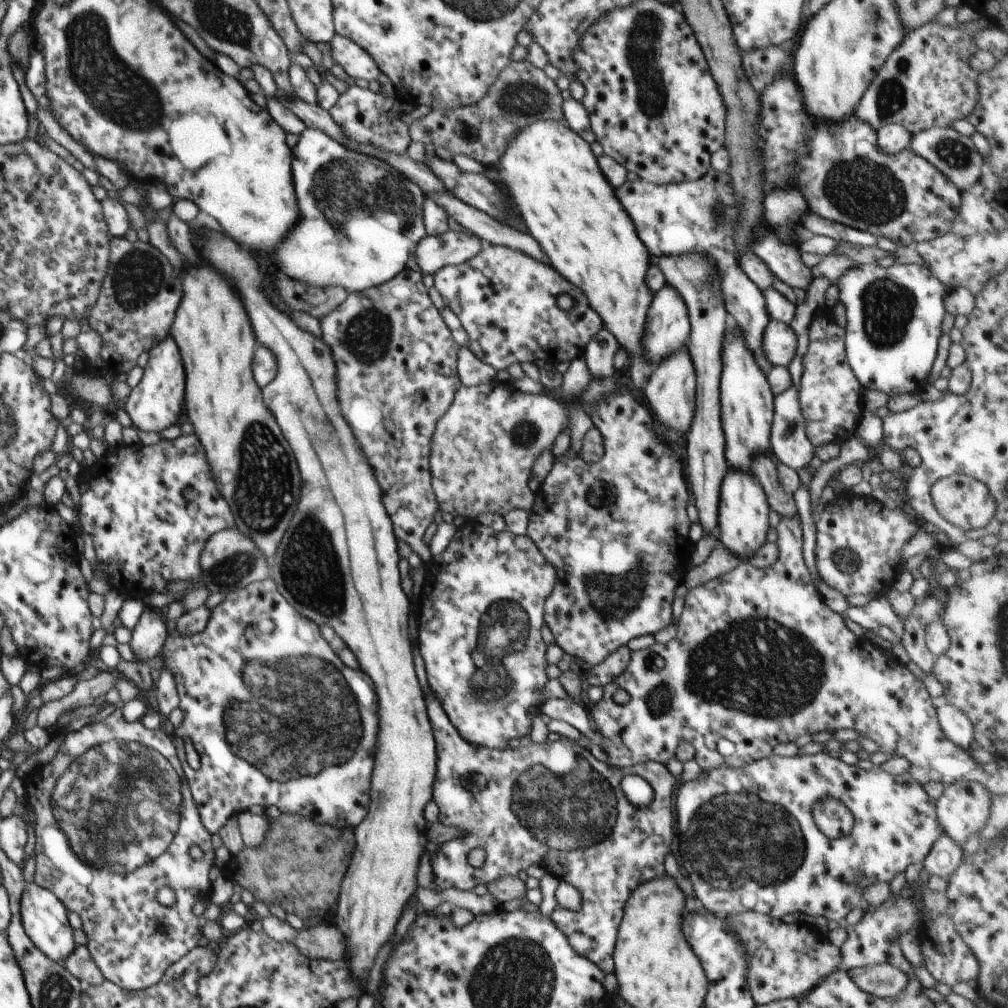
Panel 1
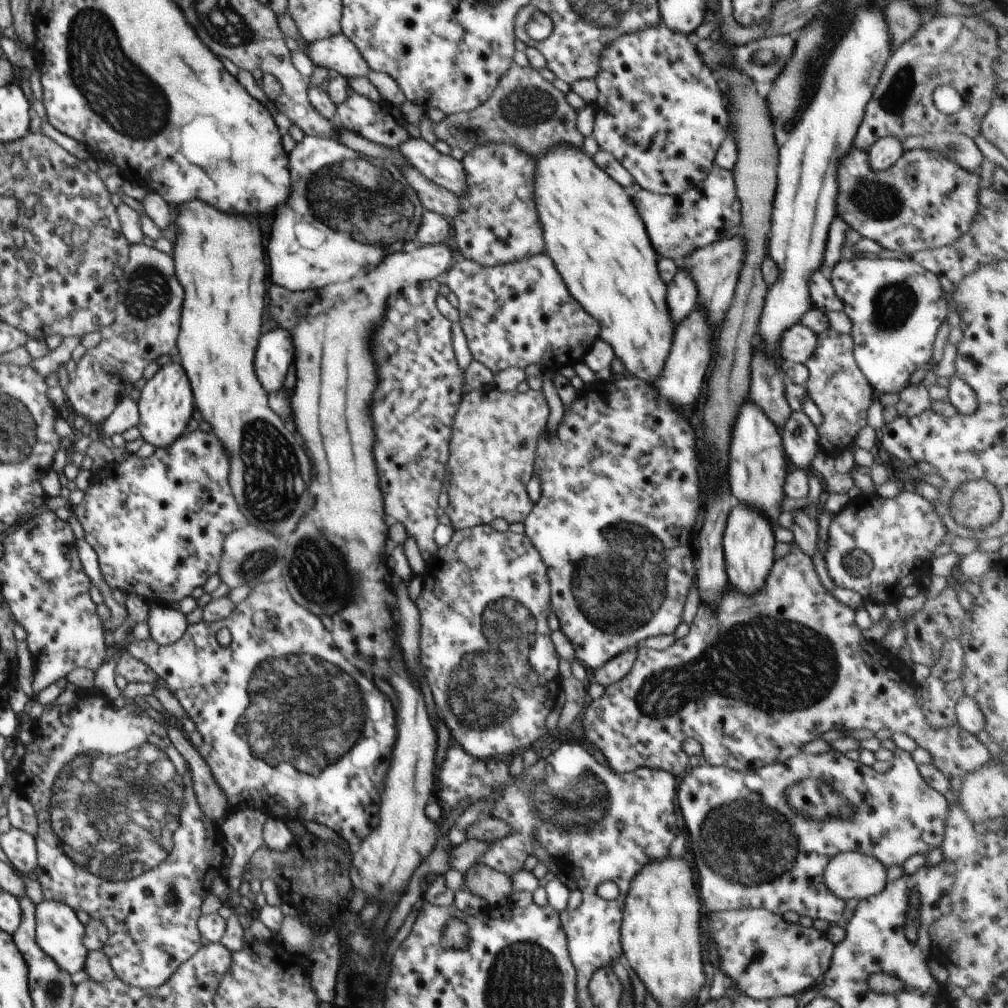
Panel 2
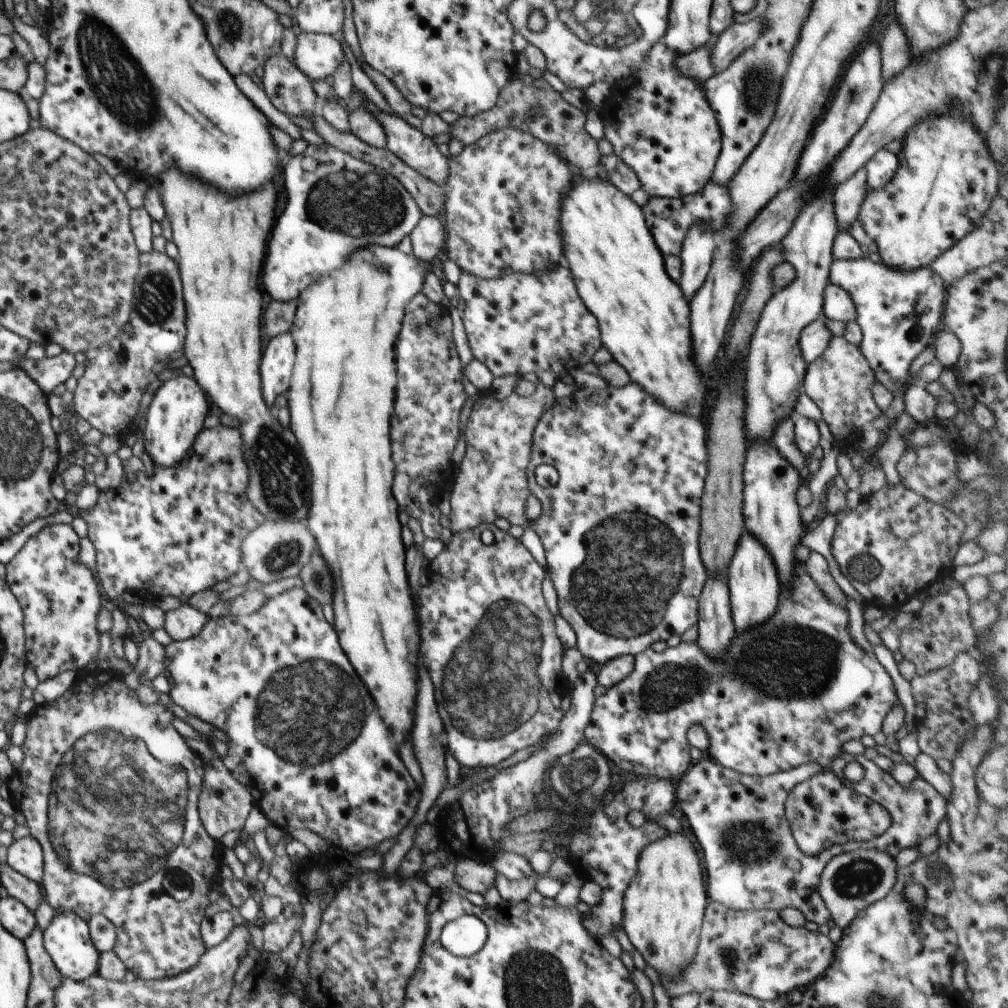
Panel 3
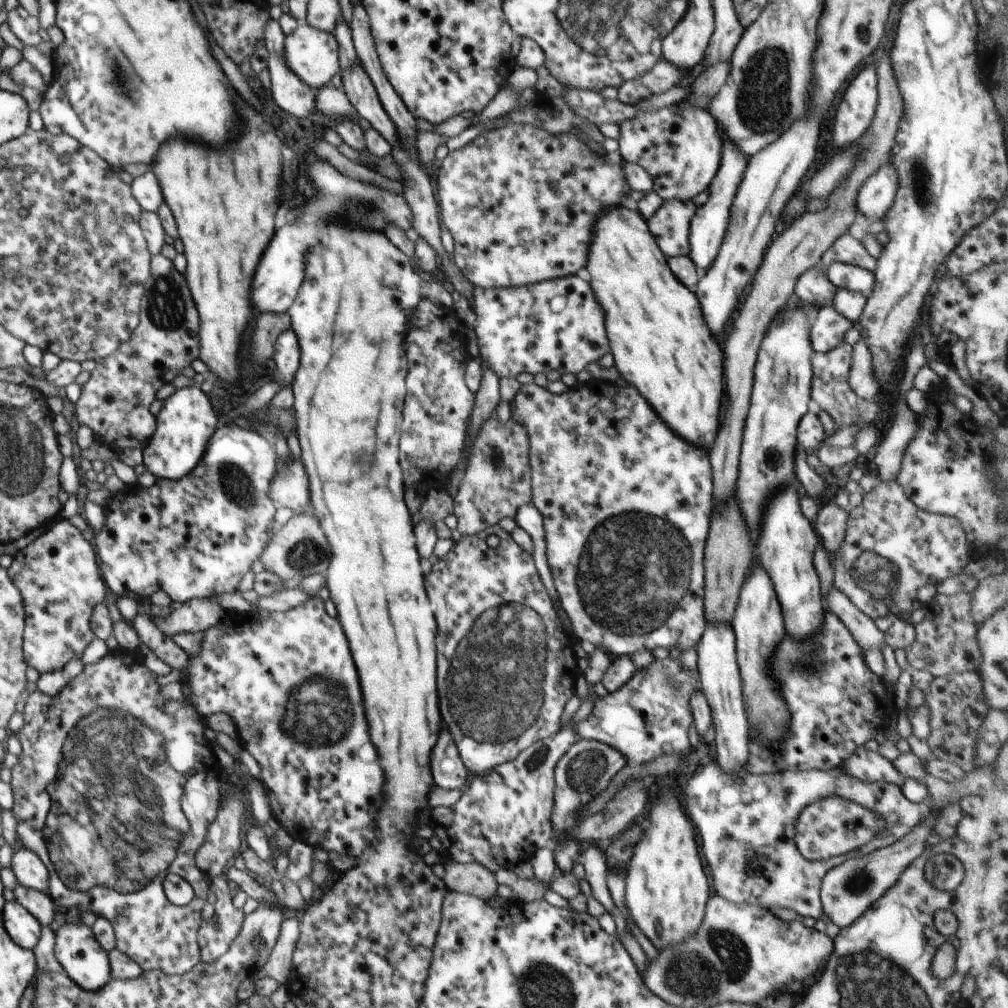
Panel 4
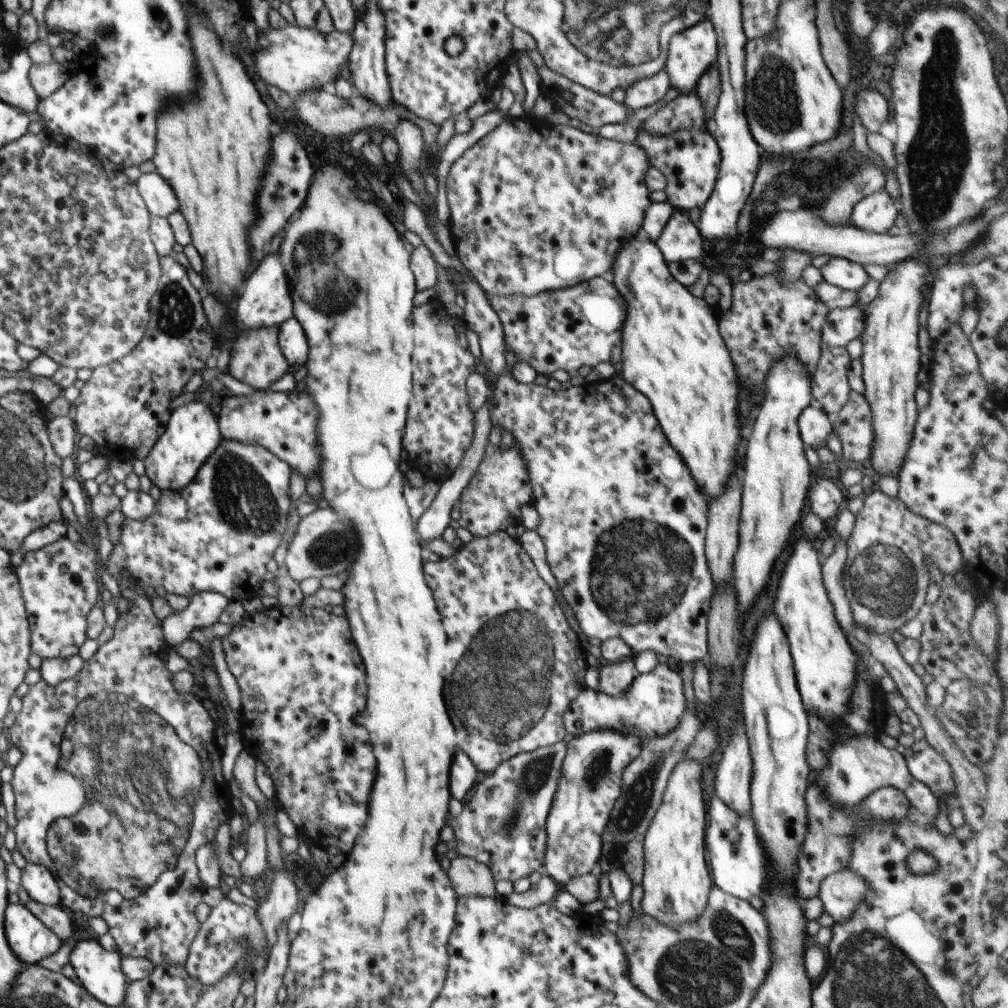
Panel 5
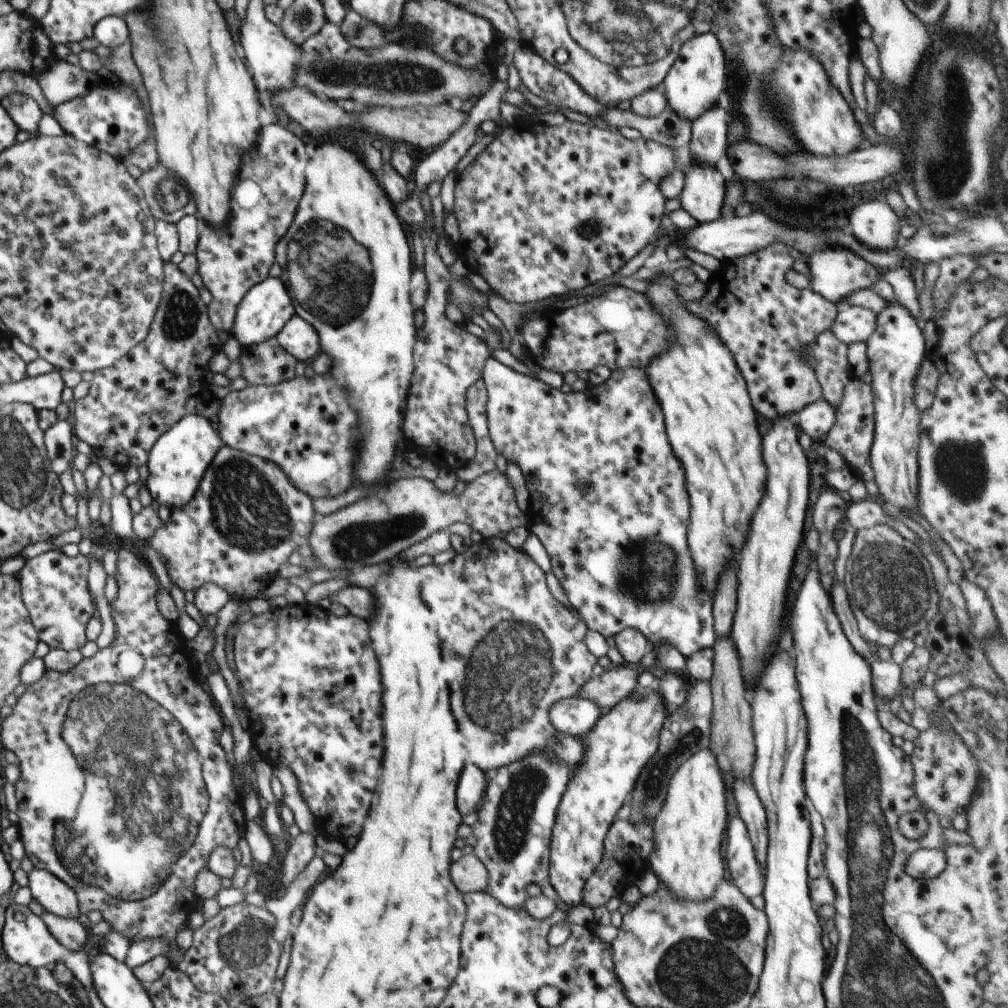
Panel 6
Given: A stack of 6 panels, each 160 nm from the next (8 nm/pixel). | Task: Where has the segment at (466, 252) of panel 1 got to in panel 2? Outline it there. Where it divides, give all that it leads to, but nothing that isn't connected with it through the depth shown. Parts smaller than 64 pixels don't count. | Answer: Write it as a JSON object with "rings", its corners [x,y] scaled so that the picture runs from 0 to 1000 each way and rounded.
{"rings":[[[440,241],[436,243],[414,244],[405,252],[395,250],[387,252],[379,258],[379,268],[377,262],[367,262],[363,266],[363,280],[353,282],[353,286],[329,286],[329,282],[321,283],[315,292],[315,298],[312,304],[308,302],[306,308],[302,310],[300,315],[296,315],[292,323],[292,363],[294,363],[294,385],[290,389],[288,397],[288,407],[290,415],[294,419],[294,425],[298,427],[296,431],[300,433],[302,442],[310,450],[310,460],[312,460],[312,478],[308,480],[308,488],[313,494],[312,504],[308,514],[315,522],[315,526],[321,530],[329,542],[333,542],[335,548],[341,550],[345,567],[349,571],[351,579],[351,589],[349,595],[343,603],[333,607],[329,611],[329,631],[335,641],[335,645],[345,653],[349,661],[359,665],[361,669],[369,673],[385,673],[387,667],[387,651],[393,635],[391,627],[385,627],[391,623],[391,615],[387,611],[387,605],[383,601],[385,593],[389,593],[385,585],[385,550],[383,550],[383,520],[381,520],[381,496],[377,488],[377,474],[373,468],[371,452],[369,452],[369,442],[371,442],[371,425],[367,417],[367,401],[369,393],[375,381],[373,373],[373,363],[371,363],[371,353],[369,353],[369,343],[367,335],[371,327],[379,321],[381,310],[383,310],[384,300],[388,295],[395,293],[401,285],[415,281],[417,279],[428,279],[437,274],[438,270],[444,268],[444,263],[449,259],[449,251]]]}

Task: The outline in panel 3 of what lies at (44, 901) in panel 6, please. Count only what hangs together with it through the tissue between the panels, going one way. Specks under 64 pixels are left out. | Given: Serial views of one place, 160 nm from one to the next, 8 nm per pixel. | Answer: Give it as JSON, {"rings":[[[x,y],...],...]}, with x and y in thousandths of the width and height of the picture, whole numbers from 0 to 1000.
{"rings":[[[32,829],[14,833],[9,839],[7,857],[30,873],[41,877],[43,870],[43,843]]]}

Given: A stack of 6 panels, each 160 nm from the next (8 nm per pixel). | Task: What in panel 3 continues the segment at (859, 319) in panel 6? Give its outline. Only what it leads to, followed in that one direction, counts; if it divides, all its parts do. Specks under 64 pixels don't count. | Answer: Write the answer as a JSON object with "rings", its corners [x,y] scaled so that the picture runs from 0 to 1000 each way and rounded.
{"rings":[[[812,314],[800,323],[794,330],[793,342],[802,362],[821,345],[825,334],[825,328],[815,314]]]}

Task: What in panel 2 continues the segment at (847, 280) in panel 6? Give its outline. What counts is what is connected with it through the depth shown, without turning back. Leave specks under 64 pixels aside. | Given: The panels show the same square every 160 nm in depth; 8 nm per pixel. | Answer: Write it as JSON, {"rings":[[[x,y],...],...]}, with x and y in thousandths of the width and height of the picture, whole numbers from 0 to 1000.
{"rings":[[[853,253],[842,258],[834,256],[823,268],[822,277],[837,301],[836,309],[845,322],[843,332],[847,338],[846,352],[849,361],[863,378],[867,395],[897,387],[904,381],[904,371],[925,358],[927,335],[943,306],[942,295],[936,290],[932,276],[904,255],[895,258],[859,256]]]}

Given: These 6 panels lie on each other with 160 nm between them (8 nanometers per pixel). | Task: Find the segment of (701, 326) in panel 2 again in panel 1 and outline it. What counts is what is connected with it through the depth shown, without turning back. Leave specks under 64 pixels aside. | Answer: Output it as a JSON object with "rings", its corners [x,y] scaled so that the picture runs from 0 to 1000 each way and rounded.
{"rings":[[[677,345],[677,347],[671,347],[671,351],[667,349],[663,355],[659,355],[651,363],[651,367],[643,375],[636,393],[650,417],[654,417],[659,422],[665,423],[665,425],[671,425],[675,429],[681,429],[687,421],[688,405],[690,405],[688,385],[690,385],[690,367],[688,367],[688,361],[685,357],[683,347]]]}

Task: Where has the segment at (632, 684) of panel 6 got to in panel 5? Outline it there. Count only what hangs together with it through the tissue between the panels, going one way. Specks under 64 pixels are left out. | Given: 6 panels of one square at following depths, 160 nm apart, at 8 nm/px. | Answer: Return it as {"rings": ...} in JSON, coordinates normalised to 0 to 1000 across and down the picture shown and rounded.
{"rings":[[[628,653],[599,658],[594,665],[594,685],[608,691],[616,690],[622,687],[632,670]]]}

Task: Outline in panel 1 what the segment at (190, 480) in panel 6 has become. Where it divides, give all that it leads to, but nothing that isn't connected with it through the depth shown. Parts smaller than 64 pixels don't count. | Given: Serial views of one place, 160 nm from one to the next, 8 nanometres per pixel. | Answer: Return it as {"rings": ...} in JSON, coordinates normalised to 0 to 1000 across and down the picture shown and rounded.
{"rings":[[[171,333],[148,347],[148,357],[139,380],[134,383],[124,396],[124,408],[128,411],[135,427],[156,429],[177,421],[184,398],[184,365],[181,363],[180,349]]]}

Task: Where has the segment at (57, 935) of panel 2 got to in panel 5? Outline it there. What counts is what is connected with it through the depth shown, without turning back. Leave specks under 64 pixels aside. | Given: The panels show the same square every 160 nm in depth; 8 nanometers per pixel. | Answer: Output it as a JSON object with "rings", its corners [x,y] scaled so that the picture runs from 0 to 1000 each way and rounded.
{"rings":[[[80,926],[79,935],[69,945],[68,956],[70,956],[81,975],[81,978],[101,996],[110,999],[118,999],[123,996],[124,986],[128,973],[120,959],[121,946],[117,942],[105,942],[95,932],[88,926]]]}

